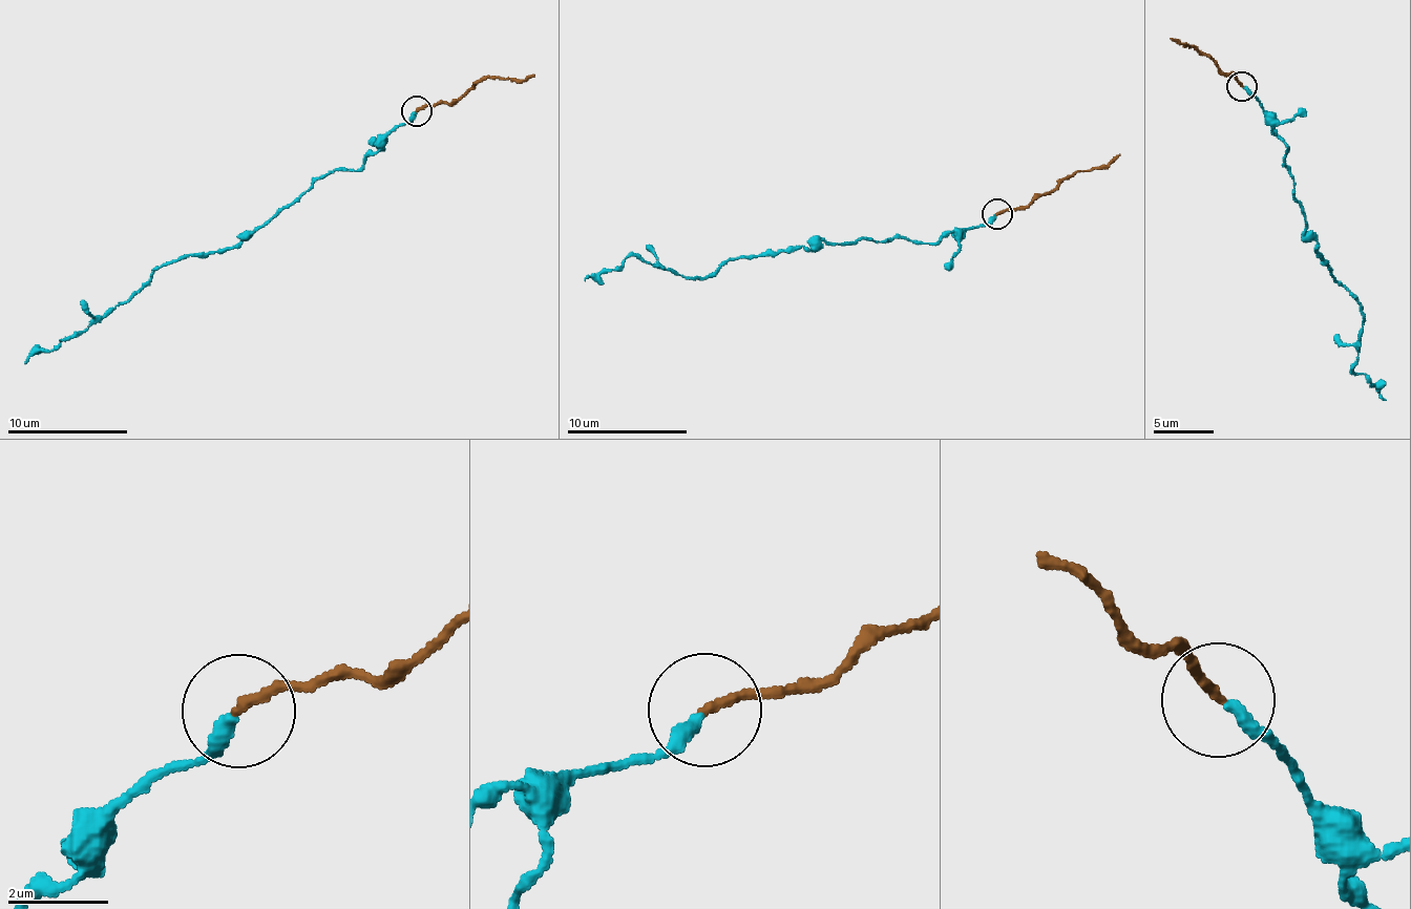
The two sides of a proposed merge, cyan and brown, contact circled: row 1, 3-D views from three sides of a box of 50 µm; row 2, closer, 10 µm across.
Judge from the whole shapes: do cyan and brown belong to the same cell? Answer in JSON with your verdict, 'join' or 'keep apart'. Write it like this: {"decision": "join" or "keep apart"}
{"decision": "join"}

